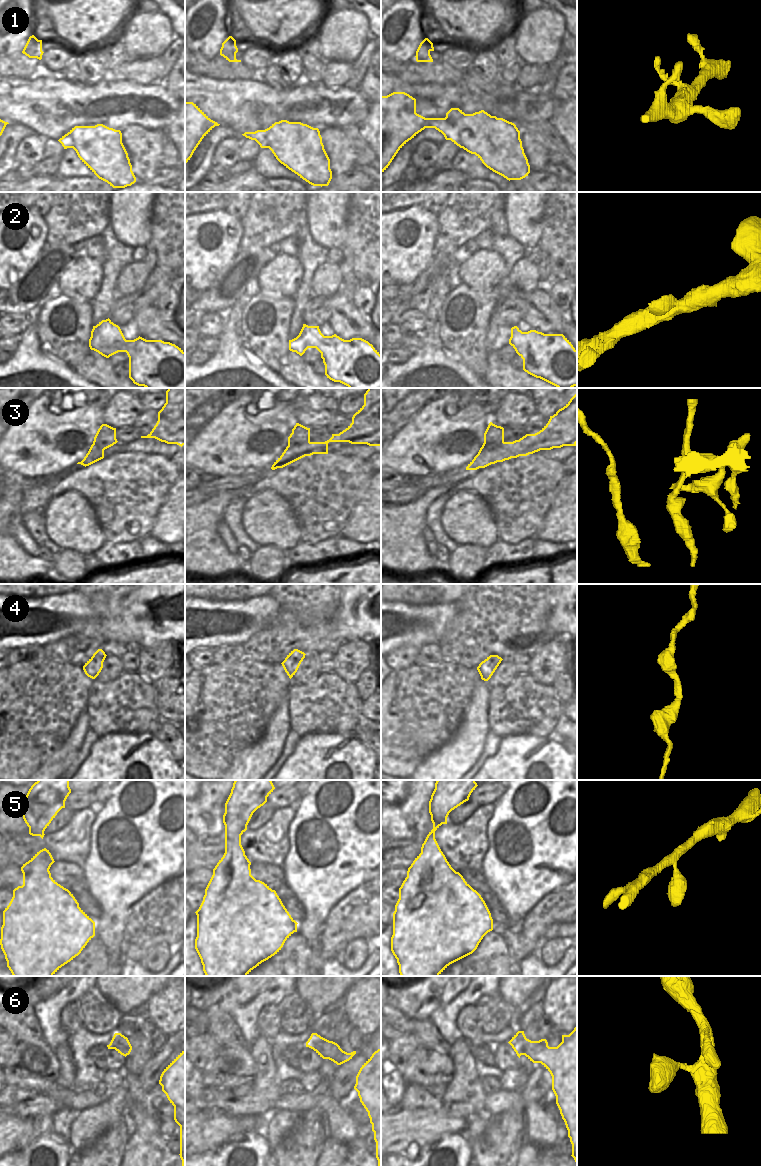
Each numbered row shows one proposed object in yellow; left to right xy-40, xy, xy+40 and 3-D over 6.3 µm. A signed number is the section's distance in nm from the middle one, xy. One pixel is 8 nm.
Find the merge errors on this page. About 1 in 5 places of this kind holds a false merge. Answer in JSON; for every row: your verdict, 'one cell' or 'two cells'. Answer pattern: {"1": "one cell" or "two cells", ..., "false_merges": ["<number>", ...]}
{"1": "one cell", "2": "one cell", "3": "two cells", "4": "one cell", "5": "one cell", "6": "one cell", "false_merges": ["3"]}

